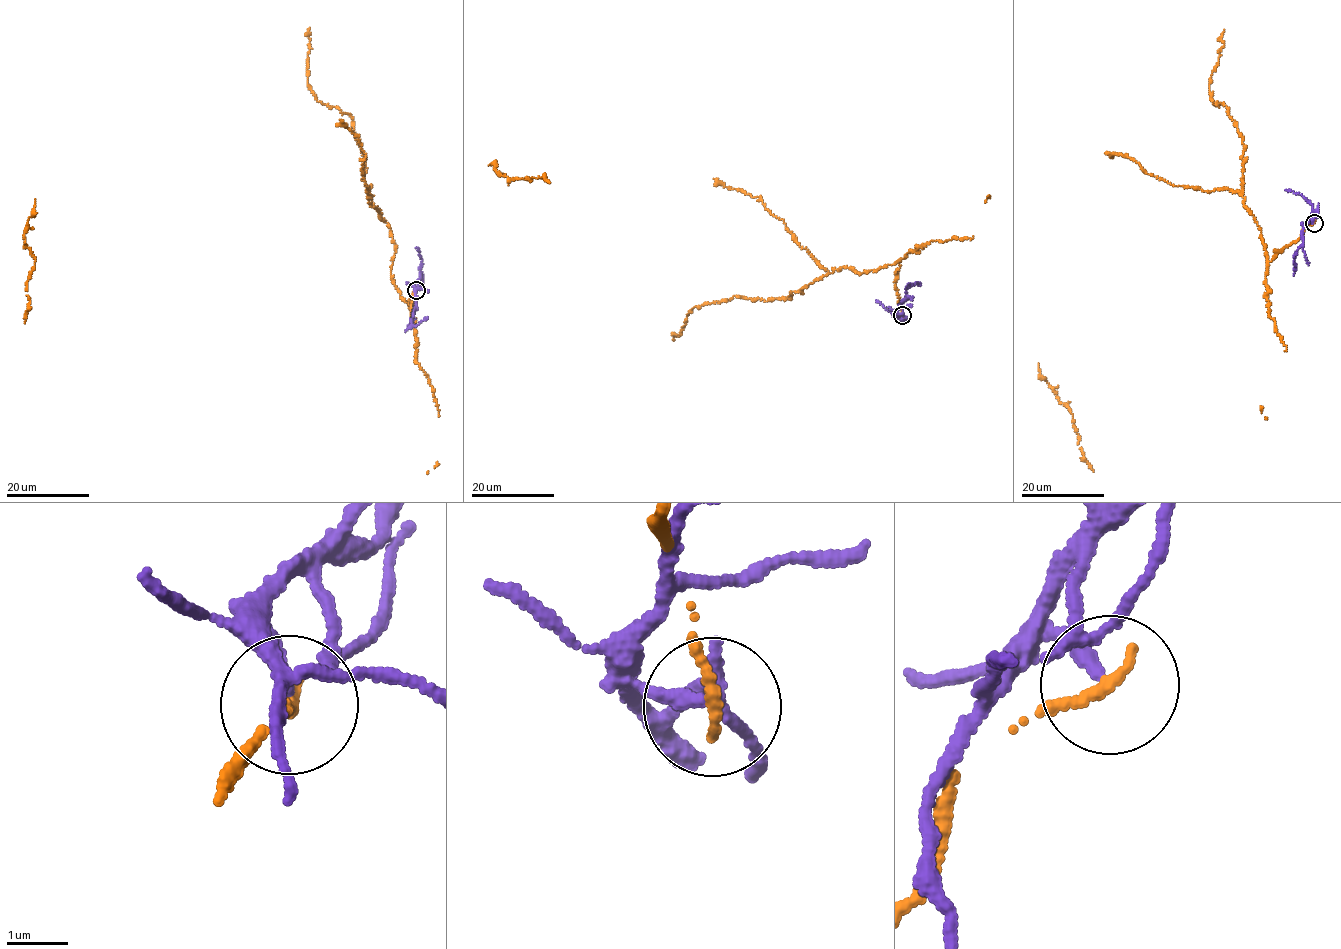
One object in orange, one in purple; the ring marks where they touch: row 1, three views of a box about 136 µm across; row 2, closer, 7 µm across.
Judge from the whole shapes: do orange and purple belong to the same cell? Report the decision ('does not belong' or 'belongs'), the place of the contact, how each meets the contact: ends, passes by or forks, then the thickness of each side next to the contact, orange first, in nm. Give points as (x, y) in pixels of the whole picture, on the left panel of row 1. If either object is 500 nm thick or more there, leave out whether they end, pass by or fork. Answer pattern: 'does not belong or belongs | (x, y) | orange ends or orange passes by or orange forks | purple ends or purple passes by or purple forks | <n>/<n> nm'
does not belong | (416, 290) | orange ends | purple ends | 200/220 nm

